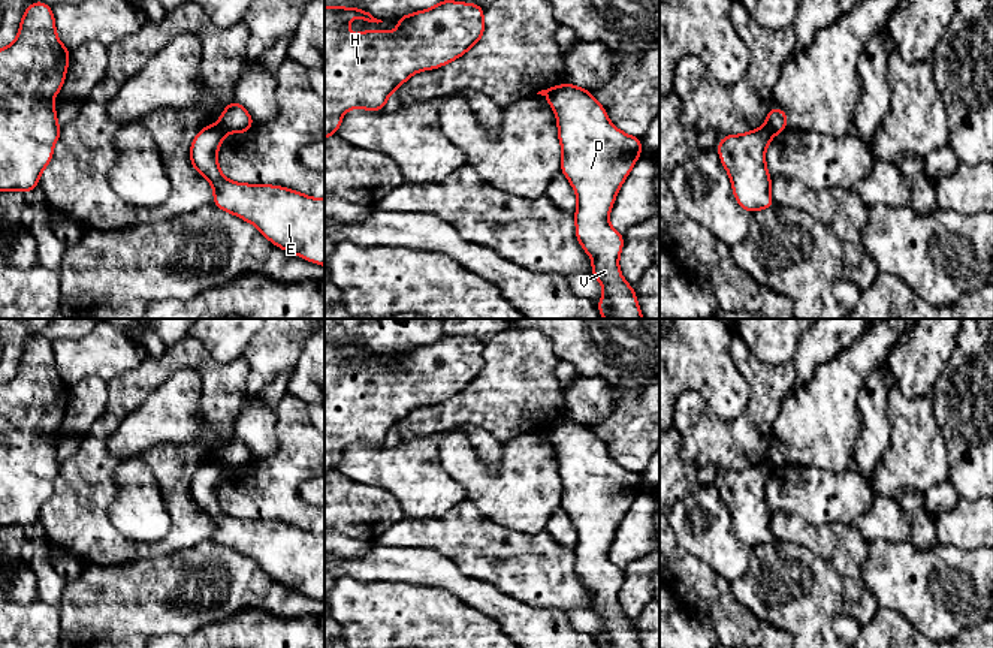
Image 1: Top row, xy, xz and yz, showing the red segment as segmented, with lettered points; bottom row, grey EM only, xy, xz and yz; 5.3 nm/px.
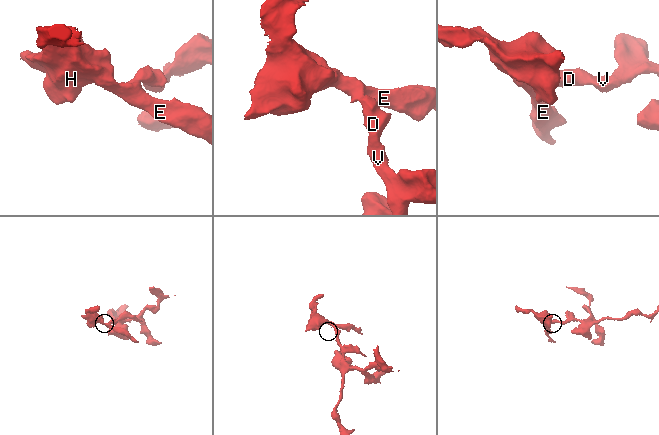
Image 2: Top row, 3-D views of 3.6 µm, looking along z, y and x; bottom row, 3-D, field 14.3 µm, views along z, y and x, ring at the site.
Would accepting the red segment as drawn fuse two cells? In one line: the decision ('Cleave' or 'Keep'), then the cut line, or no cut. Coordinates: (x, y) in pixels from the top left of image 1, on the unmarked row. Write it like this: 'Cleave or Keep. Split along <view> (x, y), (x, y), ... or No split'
Cleave. Split along xy (216, 460), (226, 467)

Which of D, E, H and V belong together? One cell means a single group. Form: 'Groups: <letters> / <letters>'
Groups: D V / E H

